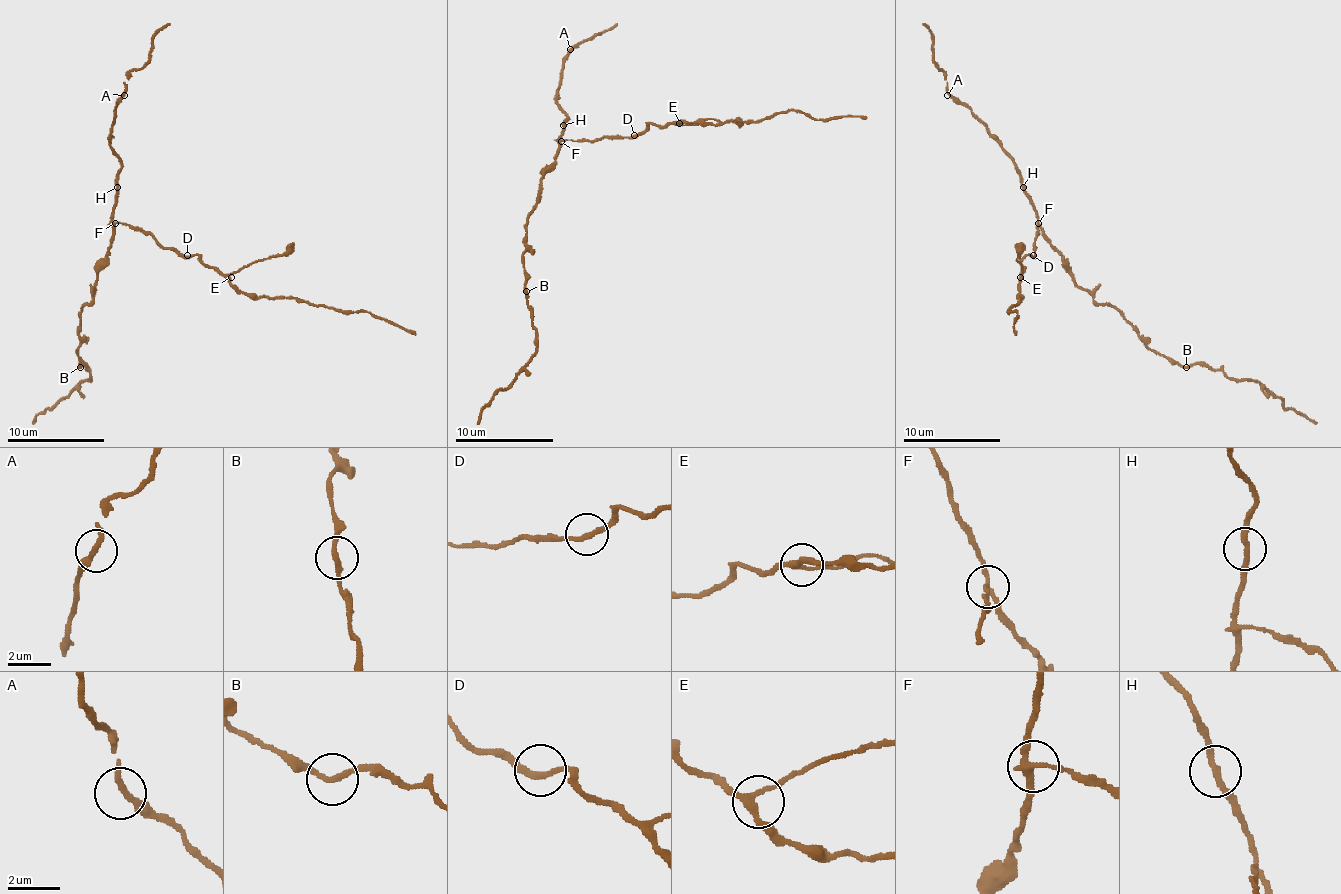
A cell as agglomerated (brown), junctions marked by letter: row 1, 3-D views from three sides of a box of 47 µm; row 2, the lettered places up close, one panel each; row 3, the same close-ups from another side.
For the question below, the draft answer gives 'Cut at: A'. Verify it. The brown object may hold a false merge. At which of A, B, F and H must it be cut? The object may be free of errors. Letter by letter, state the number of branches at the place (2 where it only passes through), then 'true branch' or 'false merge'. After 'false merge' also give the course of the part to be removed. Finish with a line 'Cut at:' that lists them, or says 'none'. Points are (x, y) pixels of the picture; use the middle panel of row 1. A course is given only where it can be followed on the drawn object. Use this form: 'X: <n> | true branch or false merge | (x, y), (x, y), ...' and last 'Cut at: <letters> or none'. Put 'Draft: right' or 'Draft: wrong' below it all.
A: 2 | true branch
B: 2 | true branch
F: 3 | false merge | (560, 140), (630, 138), (652, 123), (758, 120), (802, 111), (817, 118), (867, 118)
H: 2 | true branch
Cut at: F
Draft: wrong

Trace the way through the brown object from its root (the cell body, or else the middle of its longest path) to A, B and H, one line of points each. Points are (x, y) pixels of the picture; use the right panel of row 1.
A: (1050, 243), (1037, 221), (1037, 211), (1025, 192), (1020, 170), (1013, 158), (967, 107), (947, 95)
B: (1050, 243), (1079, 287), (1098, 304), (1108, 304), (1115, 309), (1152, 350), (1186, 367)
H: (1050, 243), (1037, 221), (1033, 199), (1023, 187)

